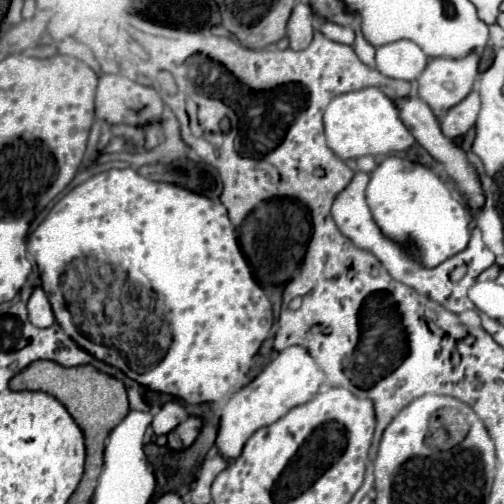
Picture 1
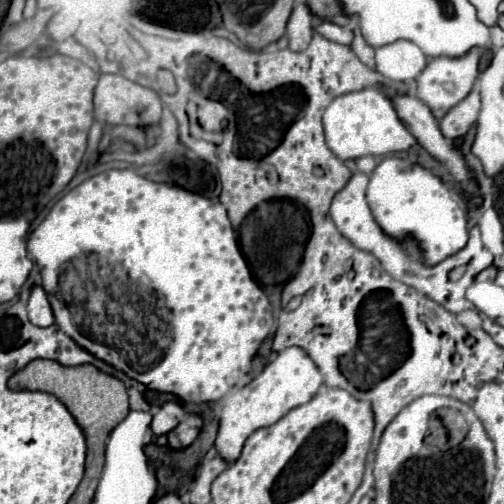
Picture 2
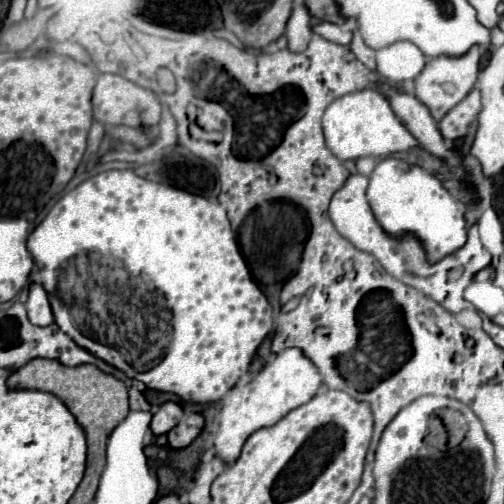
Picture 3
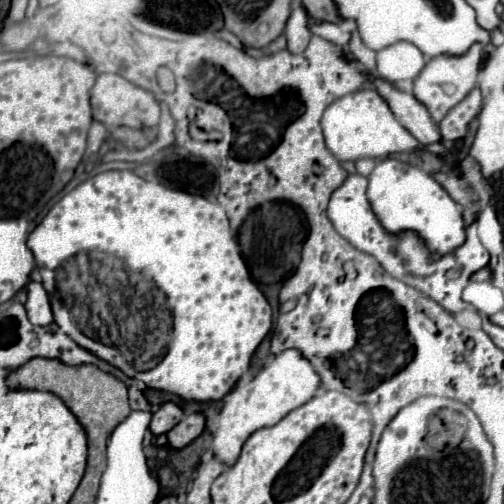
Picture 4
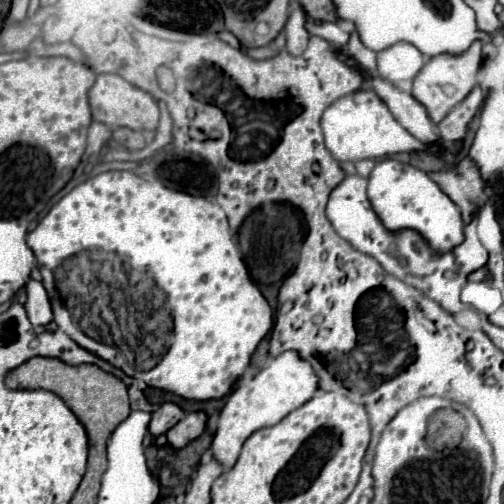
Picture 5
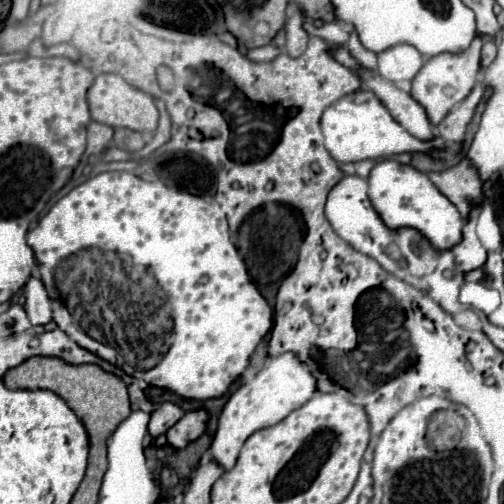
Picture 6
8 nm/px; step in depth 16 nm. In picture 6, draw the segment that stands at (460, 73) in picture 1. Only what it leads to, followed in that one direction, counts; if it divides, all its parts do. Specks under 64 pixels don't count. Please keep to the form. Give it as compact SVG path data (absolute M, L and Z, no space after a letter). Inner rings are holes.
M476 38L470 44L470 48L466 48L460 54L440 54L440 56L434 56L416 74L416 78L412 82L412 98L418 100L420 104L424 104L432 124L440 124L442 118L456 106L456 102L462 102L470 94L470 90L474 88L476 74L478 74L478 68L480 68L482 44L484 42L480 38Z

